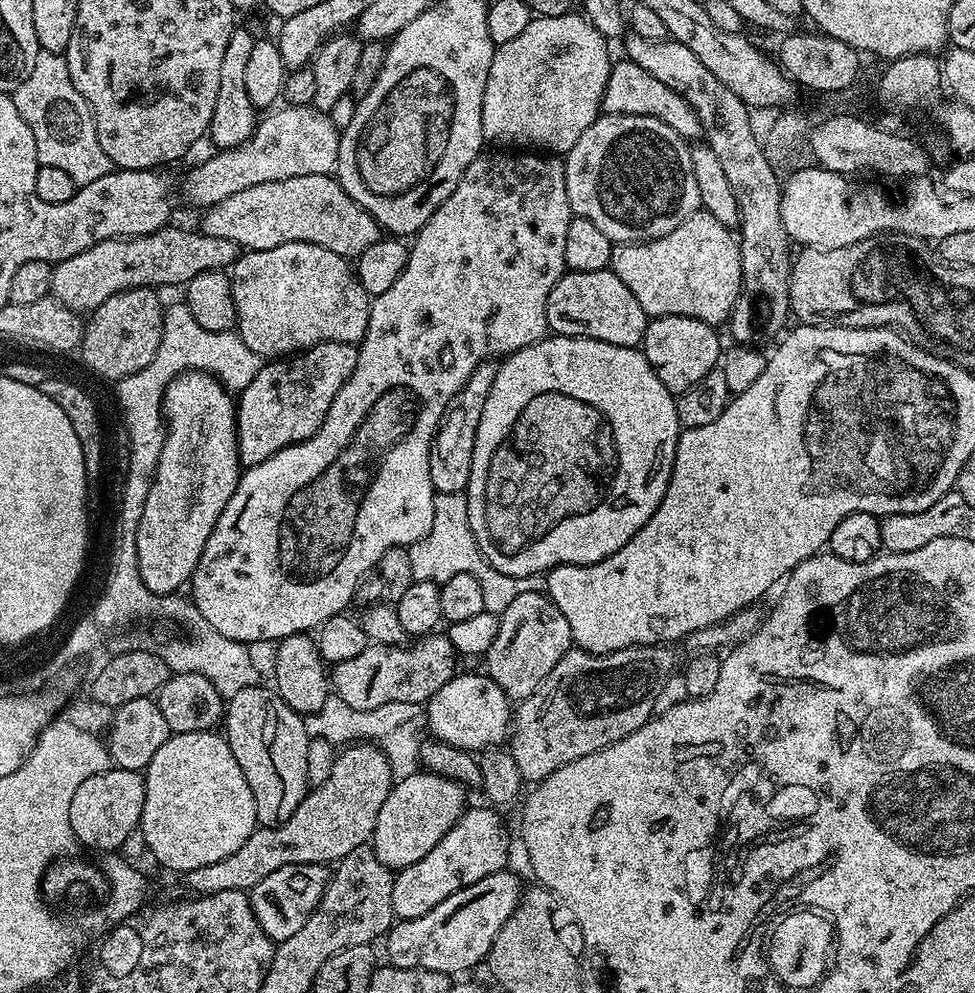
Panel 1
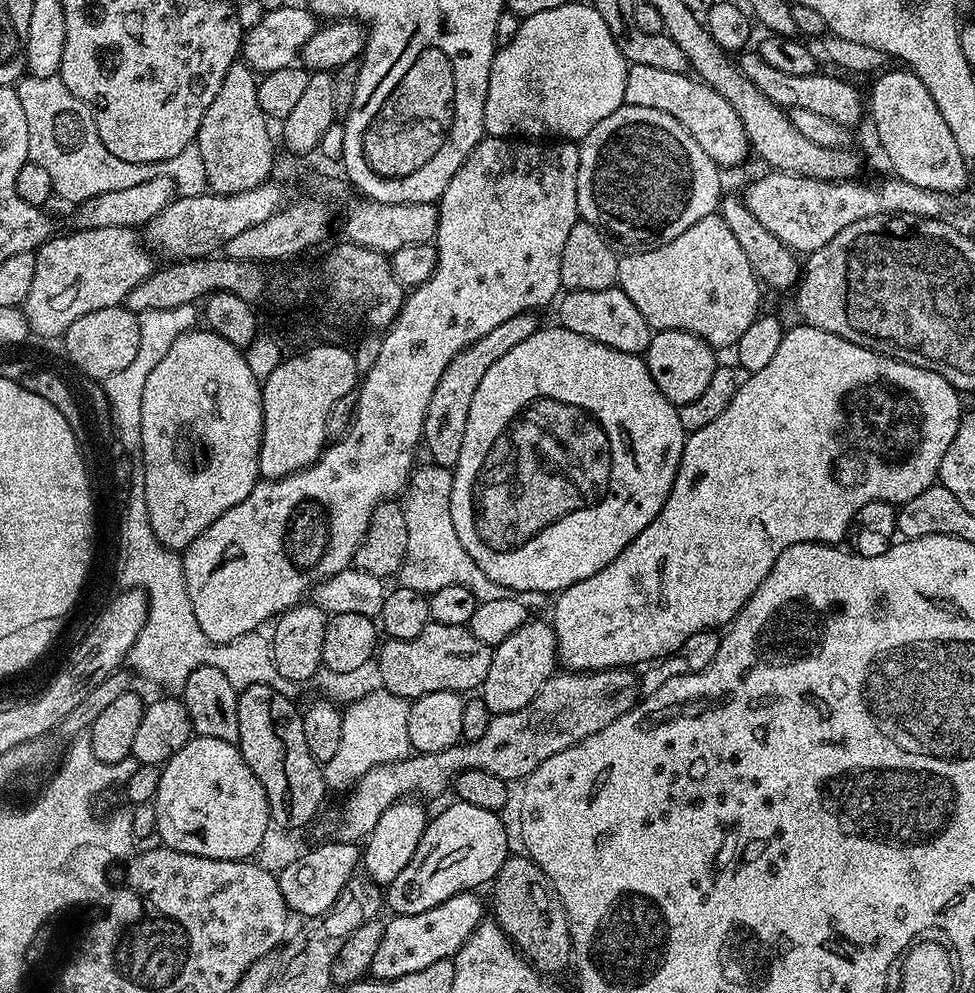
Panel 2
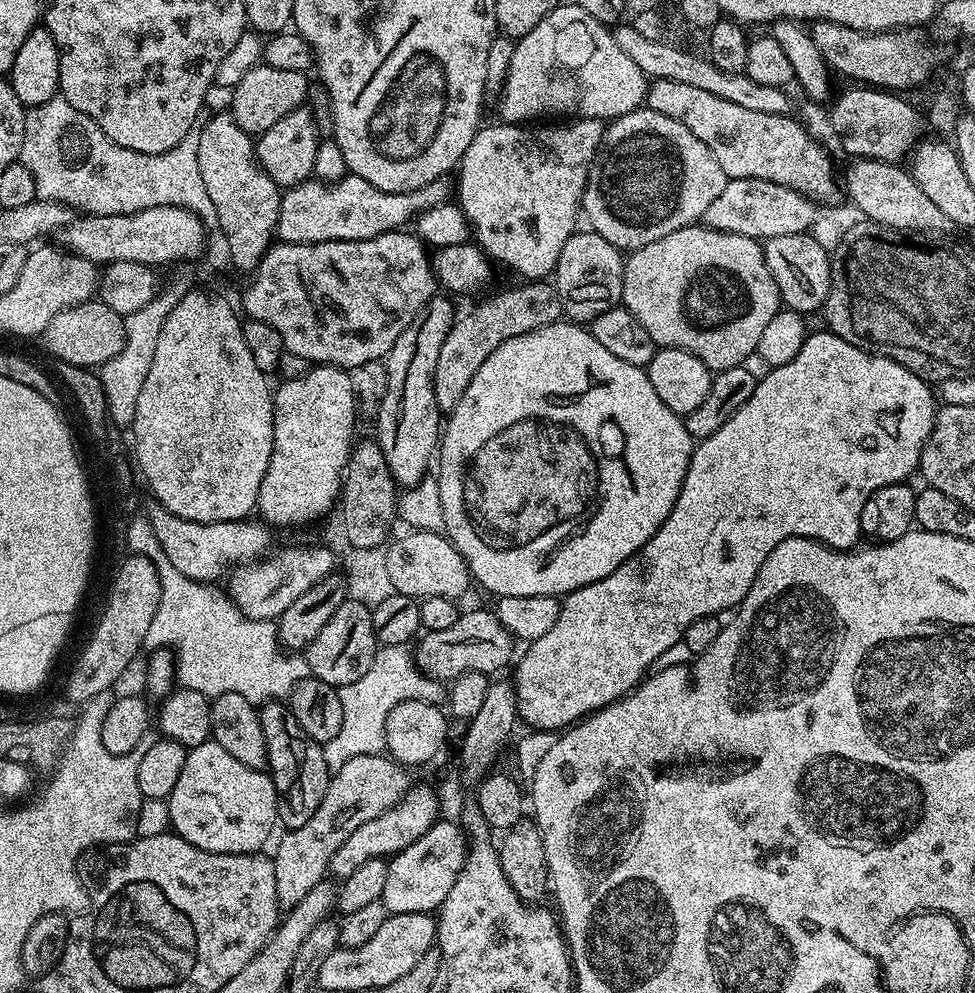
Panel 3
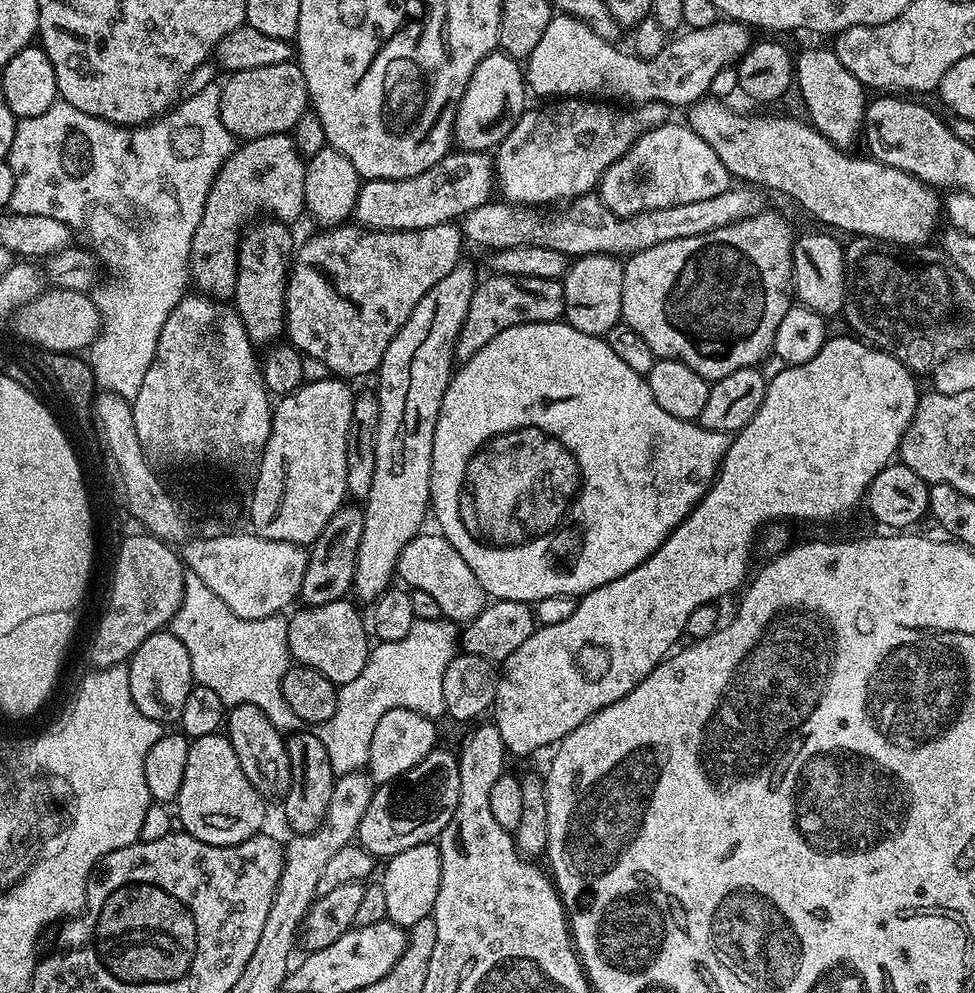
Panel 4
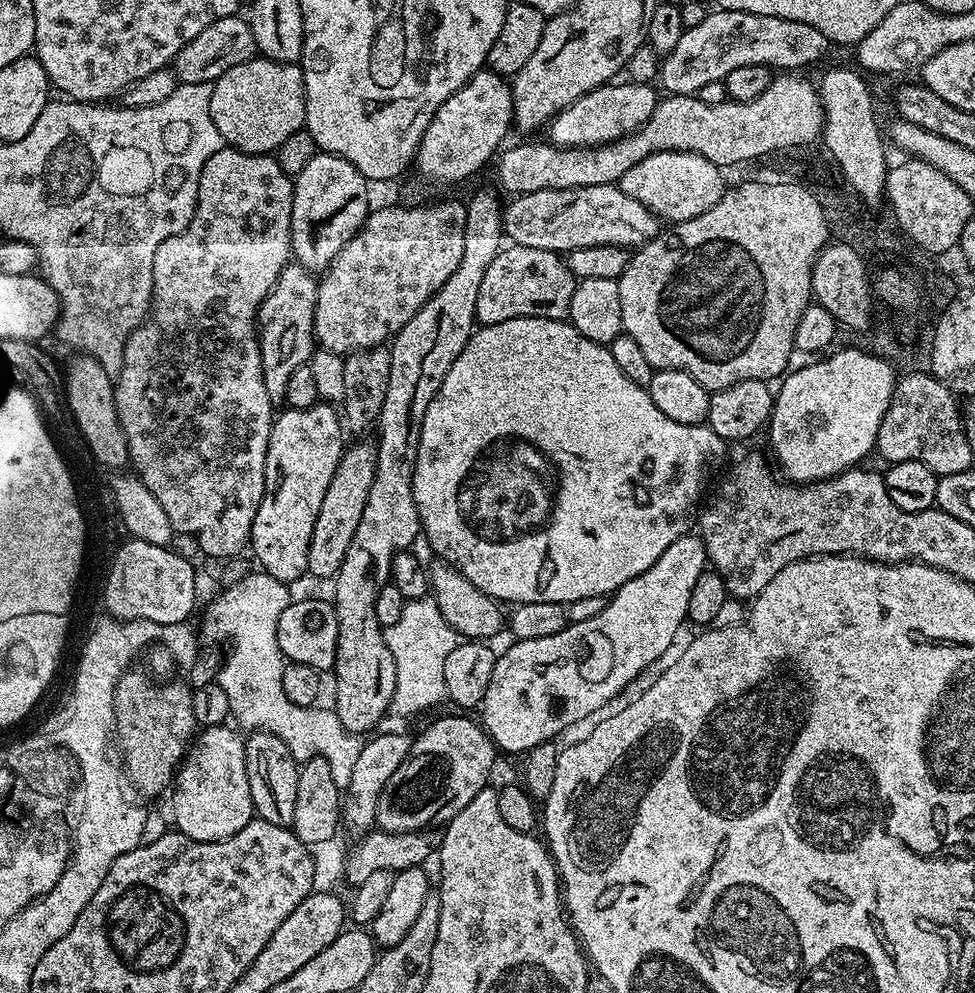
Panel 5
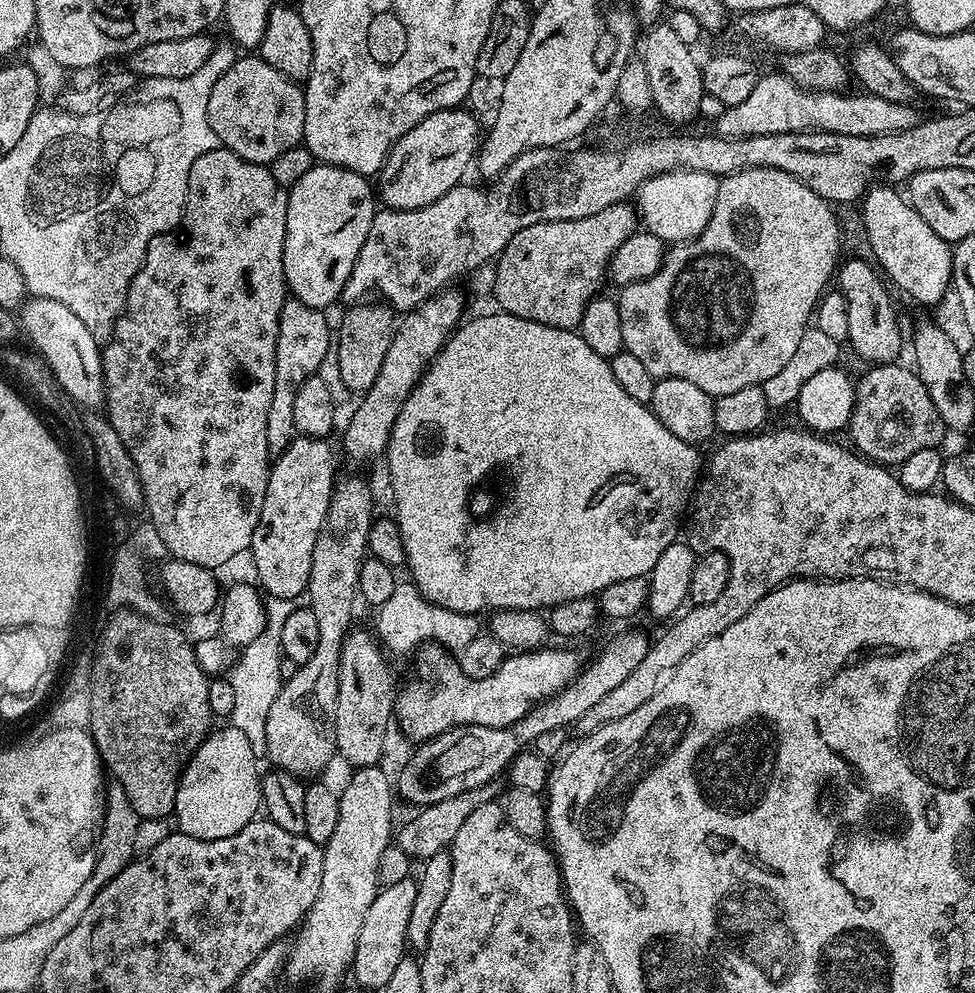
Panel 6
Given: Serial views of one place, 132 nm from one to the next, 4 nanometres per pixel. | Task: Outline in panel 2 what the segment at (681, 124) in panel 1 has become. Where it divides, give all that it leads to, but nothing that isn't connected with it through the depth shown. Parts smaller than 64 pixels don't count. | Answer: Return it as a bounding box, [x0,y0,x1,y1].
[624,68,750,166]

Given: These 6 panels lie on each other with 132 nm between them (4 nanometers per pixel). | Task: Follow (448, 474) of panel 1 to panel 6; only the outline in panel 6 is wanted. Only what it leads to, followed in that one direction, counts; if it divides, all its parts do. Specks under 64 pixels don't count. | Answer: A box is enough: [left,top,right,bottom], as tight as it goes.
[492,202,638,329]

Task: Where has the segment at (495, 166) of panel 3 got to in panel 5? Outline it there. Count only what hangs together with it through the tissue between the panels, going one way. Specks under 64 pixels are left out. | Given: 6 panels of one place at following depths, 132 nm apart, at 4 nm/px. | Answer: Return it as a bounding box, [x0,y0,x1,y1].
[547,83,658,148]

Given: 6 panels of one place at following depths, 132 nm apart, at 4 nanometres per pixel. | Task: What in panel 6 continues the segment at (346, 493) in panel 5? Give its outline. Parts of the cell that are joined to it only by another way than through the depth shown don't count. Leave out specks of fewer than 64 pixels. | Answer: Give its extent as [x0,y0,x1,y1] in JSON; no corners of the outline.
[344,286,465,460]

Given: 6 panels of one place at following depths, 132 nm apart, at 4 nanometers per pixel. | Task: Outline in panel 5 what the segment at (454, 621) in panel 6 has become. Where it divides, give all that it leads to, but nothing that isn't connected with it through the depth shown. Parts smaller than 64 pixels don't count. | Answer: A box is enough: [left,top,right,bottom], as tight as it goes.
[384,598,462,716]

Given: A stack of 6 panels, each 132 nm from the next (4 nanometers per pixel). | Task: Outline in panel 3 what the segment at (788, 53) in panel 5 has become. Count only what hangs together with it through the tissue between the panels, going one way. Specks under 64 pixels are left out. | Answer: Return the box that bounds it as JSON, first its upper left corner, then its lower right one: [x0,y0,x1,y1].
[499,2,650,124]

